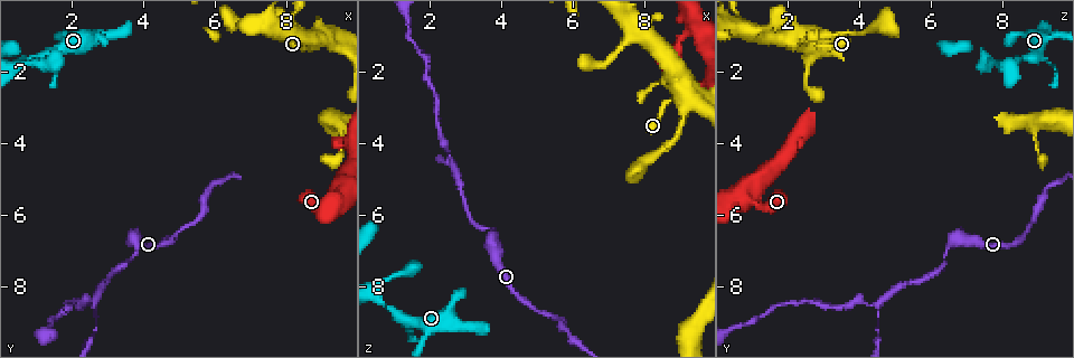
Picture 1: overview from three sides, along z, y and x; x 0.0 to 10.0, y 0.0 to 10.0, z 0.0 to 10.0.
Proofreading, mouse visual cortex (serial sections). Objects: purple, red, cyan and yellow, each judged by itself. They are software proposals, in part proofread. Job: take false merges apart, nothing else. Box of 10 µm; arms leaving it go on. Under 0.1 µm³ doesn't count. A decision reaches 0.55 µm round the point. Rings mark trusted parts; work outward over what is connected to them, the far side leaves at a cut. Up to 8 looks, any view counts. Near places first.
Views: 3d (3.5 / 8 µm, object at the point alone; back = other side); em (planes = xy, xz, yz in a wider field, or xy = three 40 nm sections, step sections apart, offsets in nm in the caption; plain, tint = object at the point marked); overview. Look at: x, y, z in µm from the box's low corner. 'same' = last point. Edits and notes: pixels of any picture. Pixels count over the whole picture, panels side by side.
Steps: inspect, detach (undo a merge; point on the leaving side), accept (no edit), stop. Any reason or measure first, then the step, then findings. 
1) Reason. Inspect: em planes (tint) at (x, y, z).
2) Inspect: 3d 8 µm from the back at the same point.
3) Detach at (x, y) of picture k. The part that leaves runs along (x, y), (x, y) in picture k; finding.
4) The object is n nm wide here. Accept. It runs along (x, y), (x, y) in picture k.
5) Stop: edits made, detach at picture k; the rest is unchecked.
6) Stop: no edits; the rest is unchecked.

A narrow waist. Inspect: 3d 3.5 µm at (3.50, 7.30, 6.45).

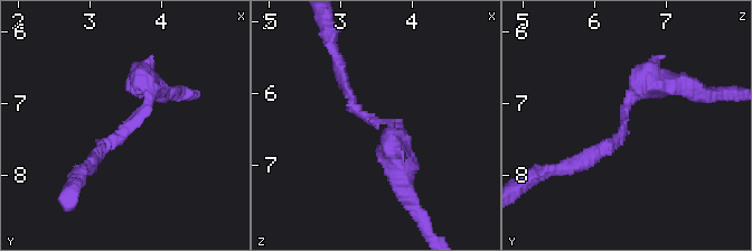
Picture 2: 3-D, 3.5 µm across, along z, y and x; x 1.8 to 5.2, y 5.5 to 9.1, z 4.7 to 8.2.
The arms are 200, 350 nm wide; shape alone is not enough. Inspect: em xy step 3 (tint) at (3.60, 7.35, 6.45).

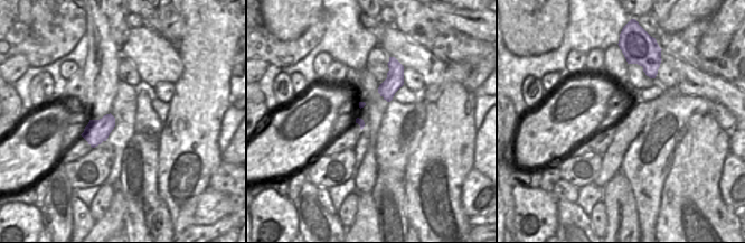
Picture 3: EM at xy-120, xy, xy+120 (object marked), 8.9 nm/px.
Accept. It runs along (661, 82), (627, 102), (618, 140), (579, 161) in picture 2; one cell here.

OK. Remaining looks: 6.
Narrows sharply. Inspect: 3d 3.5 µm at (2.65, 8.40, 4.55).

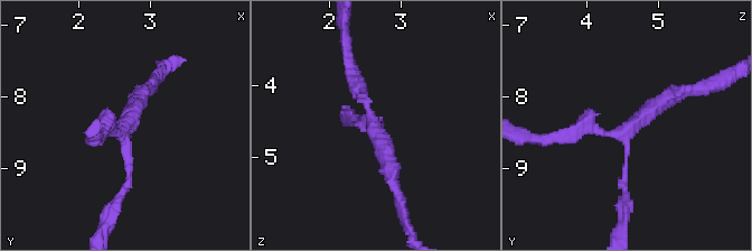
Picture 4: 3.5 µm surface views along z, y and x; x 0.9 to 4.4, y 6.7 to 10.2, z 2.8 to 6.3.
3 arms meet here; the arms are 100, 200, 200 nm wide; now the EM. Inspect: em xy step 2 (tint) at (2.65, 8.50, 4.50).

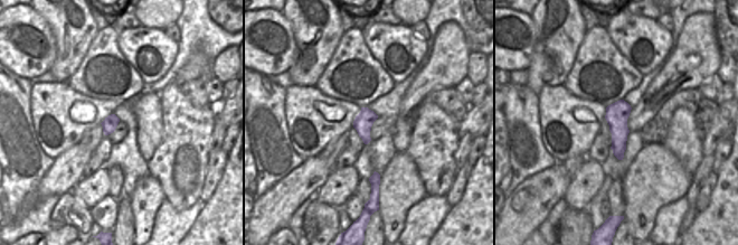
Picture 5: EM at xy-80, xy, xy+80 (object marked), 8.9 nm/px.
Accept. It runs along (394, 182), (349, 62) in picture 4; all the same cell.

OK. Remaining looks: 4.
Inspect: 3d 8 µm at (9.45, 5.50, 0.90).

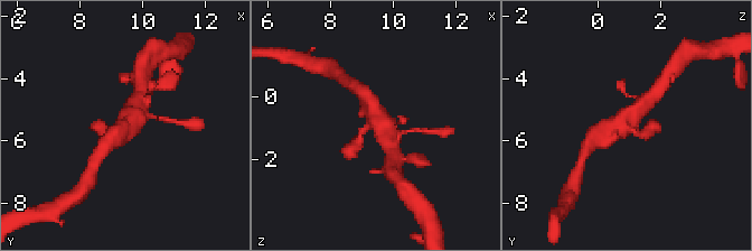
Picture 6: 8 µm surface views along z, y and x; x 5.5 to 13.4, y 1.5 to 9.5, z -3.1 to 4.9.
Inspect: em xy step 2 (tint) at the same point.

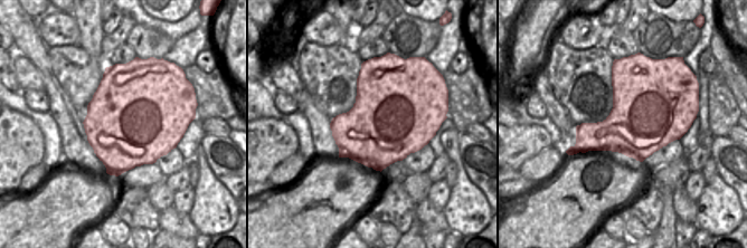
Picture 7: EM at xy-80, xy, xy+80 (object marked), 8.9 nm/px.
Accept. It runs along (105, 132), (132, 122), (139, 109) in picture 6; one cell here.

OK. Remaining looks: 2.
Inspect: 3d 8 µm at (7.70, 0.95, 1.00).

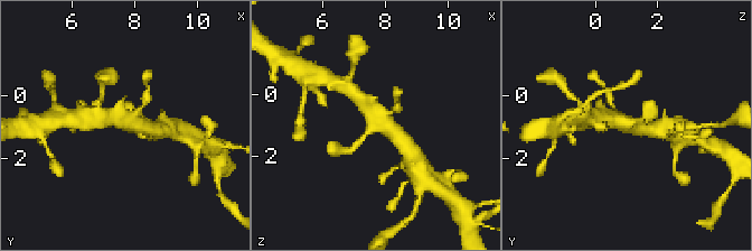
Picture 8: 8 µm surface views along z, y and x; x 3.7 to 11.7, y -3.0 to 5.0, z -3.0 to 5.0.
4 arms meet here; the arms are 150, 150, 450, 500 nm wide; now the EM. Inspect: em xy step 2 (tint) at the same point.

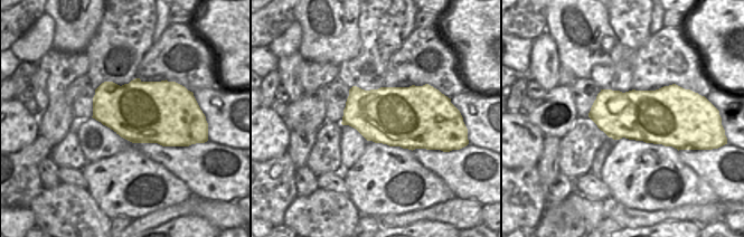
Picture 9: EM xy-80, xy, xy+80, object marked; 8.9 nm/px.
Accept. It runs along (405, 148), (404, 140), (365, 102) in picture 8; all the same cell.

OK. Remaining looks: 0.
Stop: no edits; the rest is unchecked.

